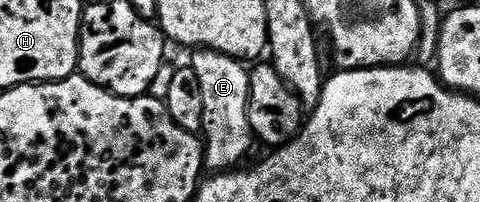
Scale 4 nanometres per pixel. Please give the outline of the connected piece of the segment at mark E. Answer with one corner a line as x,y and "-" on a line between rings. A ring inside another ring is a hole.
196,48
189,67
197,71
201,82
201,99
205,103
202,144
205,146
205,165
211,171
231,171
253,146
249,127
249,87
251,75
248,66
234,57
212,49

